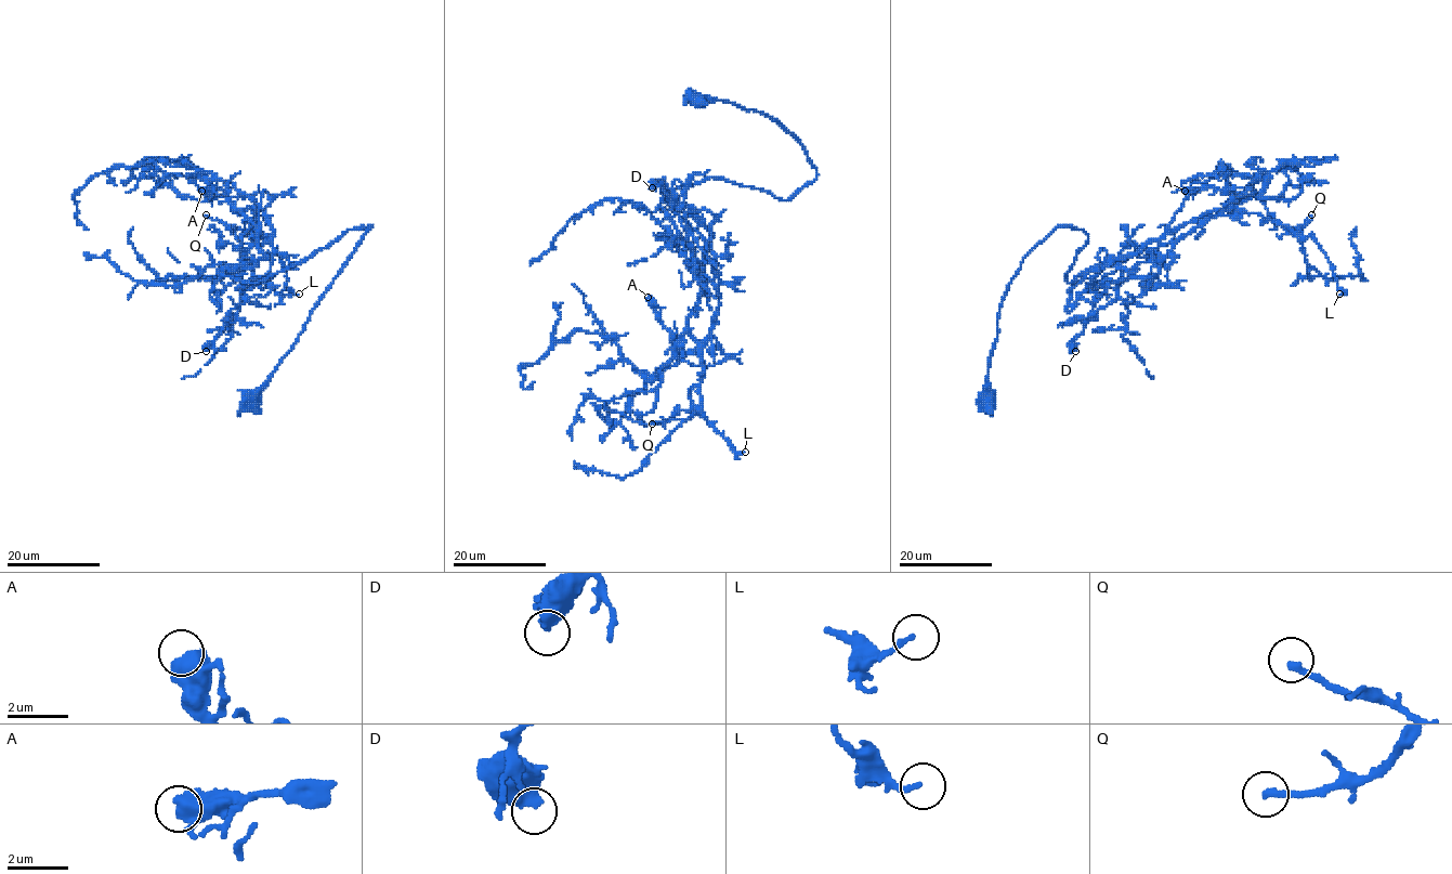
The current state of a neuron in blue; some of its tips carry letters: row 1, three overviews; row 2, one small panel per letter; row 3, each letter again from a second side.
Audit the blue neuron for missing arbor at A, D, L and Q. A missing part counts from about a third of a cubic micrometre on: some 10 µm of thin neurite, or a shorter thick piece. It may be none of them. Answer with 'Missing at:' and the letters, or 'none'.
Missing at: D

